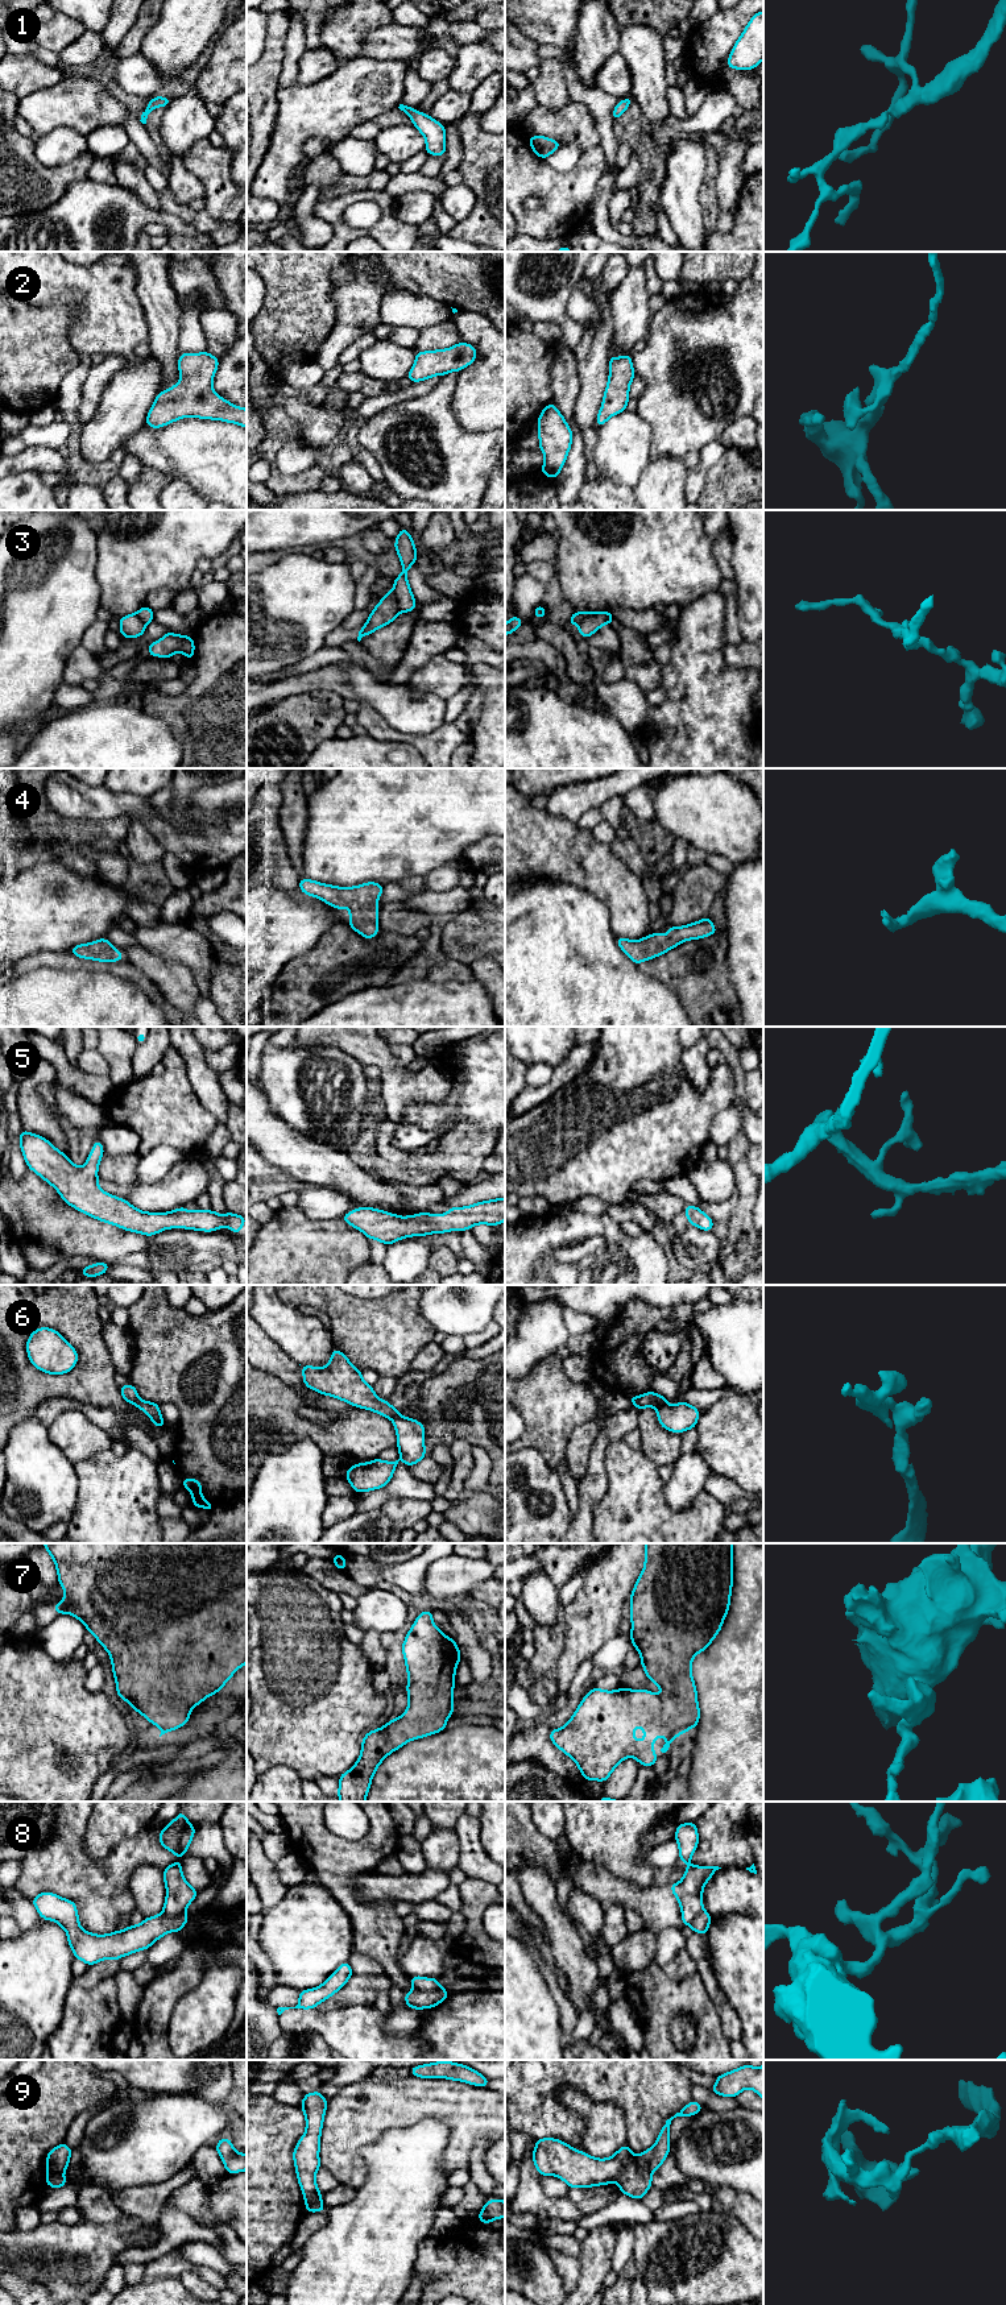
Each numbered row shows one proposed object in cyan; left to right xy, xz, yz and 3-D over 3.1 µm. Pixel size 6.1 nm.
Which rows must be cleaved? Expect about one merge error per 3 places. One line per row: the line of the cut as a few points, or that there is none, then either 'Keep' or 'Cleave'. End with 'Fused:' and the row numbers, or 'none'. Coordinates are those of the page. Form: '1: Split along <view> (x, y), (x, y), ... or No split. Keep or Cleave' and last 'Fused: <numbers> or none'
1: No split. Keep
2: No split. Keep
3: Split along xz (393, 589), (397, 597), (398, 612). Cleave
4: No split. Keep
5: No split. Keep
6: Split along xz (398, 1413), (392, 1418). Cleave
7: No split. Keep
8: Split along xz (441, 1988), (434, 1990), (414, 1989). Cleave
9: Split along yz (638, 2156), (651, 2172). Cleave
Fused: 3, 6, 8, 9

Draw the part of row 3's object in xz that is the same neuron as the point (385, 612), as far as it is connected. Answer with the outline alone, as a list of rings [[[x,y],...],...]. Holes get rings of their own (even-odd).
[[[392,589],[378,604],[376,604],[373,612],[369,613],[369,619],[360,629],[357,640],[360,642],[363,637],[369,635],[377,629],[393,622],[398,613],[398,600],[394,589]]]

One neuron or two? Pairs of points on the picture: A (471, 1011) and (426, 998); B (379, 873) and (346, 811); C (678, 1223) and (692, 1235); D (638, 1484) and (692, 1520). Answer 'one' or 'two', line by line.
A: one
B: one
C: two
D: one

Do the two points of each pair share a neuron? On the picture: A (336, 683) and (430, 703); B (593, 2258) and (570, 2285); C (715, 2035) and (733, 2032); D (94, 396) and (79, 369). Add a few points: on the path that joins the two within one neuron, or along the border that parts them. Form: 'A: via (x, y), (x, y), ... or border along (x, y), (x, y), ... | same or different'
A: border along (339, 663), (347, 674), (352, 691) | different
B: border along (579, 2259), (579, 2281), (572, 2291) | different
C: border along (712, 2005), (717, 2013), (721, 2031), (729, 2040) | different
D: border along (88, 368), (82, 388), (82, 403), (77, 410) | different

